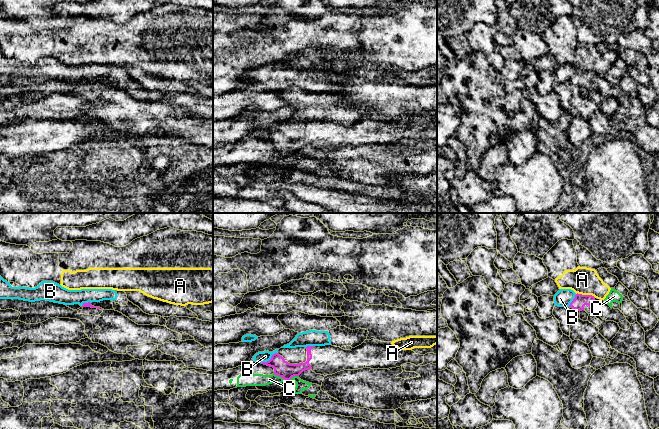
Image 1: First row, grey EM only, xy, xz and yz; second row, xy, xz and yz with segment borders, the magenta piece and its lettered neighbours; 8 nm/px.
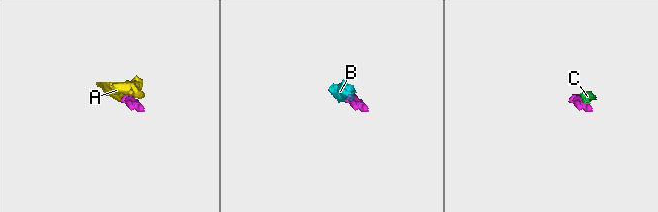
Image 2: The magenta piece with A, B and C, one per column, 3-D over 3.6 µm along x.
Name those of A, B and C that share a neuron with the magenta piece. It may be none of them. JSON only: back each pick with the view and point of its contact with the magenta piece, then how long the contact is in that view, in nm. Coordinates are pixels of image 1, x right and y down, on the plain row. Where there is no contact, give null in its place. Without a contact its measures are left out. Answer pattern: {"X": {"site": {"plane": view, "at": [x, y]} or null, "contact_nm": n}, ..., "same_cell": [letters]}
{"same_cell": []}

